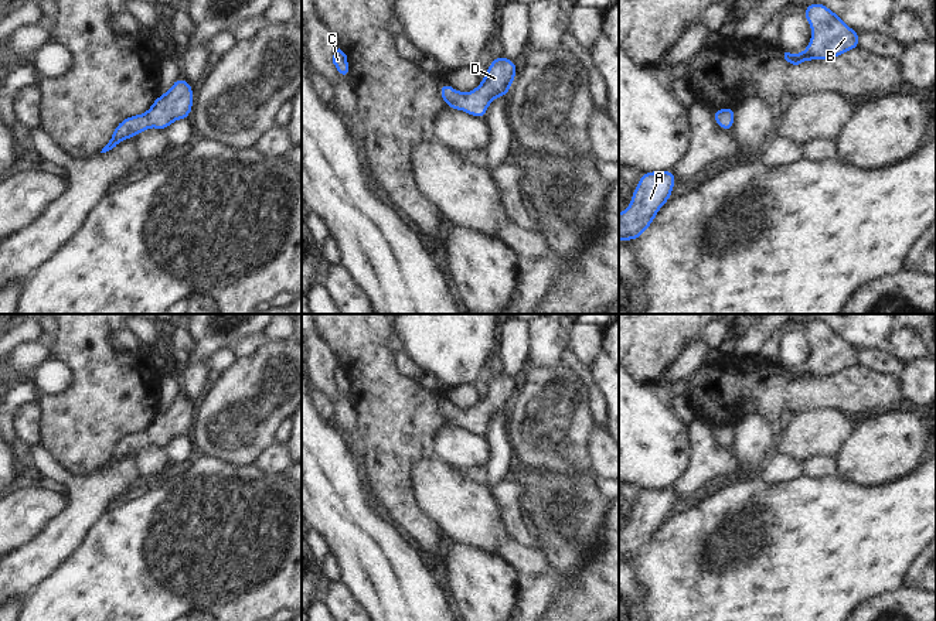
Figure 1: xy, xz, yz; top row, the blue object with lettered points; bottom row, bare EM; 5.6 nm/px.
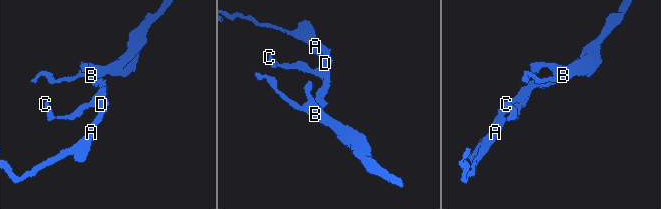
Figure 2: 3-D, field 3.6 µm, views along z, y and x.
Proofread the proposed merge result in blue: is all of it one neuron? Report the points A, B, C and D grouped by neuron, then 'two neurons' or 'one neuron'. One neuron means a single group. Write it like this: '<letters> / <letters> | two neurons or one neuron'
A B C D | one neuron

